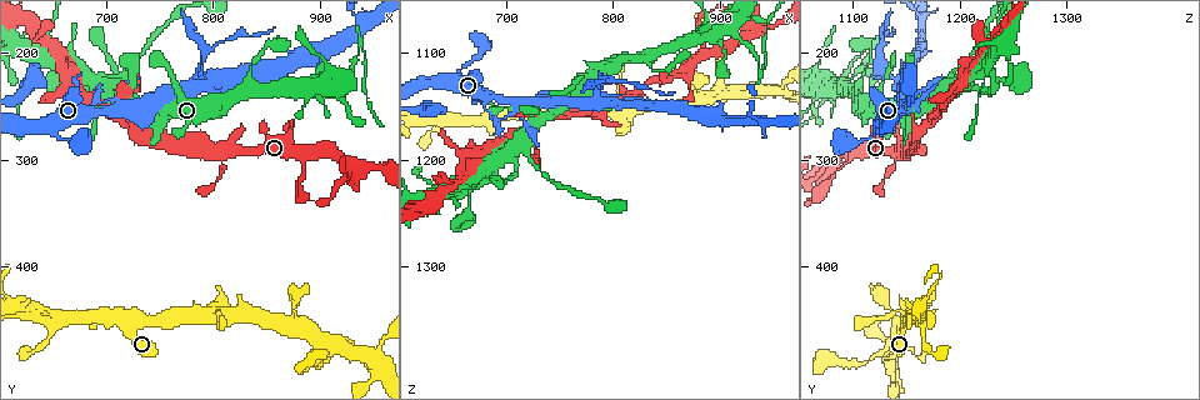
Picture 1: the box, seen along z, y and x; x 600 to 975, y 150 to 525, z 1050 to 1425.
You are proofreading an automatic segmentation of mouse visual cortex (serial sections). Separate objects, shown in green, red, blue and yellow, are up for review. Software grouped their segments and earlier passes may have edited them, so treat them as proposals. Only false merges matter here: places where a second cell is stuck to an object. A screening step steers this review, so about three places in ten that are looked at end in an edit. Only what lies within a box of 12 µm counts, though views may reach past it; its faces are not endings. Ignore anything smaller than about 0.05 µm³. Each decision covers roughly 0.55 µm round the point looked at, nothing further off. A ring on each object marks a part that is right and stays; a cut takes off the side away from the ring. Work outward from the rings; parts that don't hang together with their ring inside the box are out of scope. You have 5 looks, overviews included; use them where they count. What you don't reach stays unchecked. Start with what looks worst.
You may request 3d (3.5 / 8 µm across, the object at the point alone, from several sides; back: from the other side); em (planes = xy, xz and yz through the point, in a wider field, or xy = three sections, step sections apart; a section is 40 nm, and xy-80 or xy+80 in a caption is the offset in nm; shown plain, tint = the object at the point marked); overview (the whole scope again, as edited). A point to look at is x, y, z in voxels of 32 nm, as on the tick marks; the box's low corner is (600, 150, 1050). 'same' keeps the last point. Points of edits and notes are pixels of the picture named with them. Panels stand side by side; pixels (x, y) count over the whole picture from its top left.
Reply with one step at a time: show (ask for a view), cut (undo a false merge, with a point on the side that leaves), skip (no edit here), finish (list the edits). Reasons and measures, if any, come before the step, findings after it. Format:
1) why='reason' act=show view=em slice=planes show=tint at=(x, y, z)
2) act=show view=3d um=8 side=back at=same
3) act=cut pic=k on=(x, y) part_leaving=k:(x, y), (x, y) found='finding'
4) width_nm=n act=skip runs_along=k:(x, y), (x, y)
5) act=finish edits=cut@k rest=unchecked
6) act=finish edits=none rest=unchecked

why='calibre changes' act=show view=em slice=xy step=2 show=tint at=(820, 292, 1136)

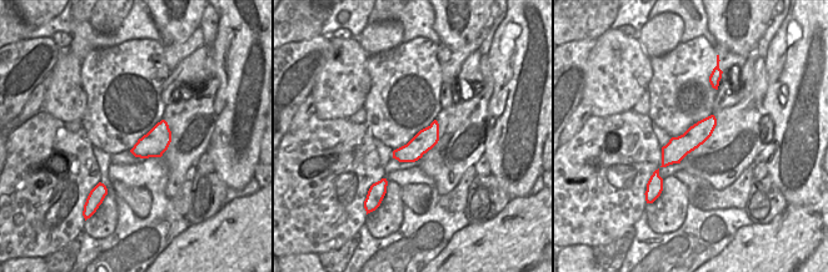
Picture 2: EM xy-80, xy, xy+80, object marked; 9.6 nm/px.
why='wider look' act=show view=3d um=3.5 side=back at=same

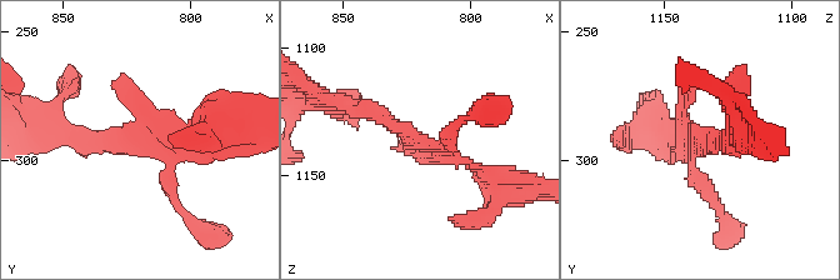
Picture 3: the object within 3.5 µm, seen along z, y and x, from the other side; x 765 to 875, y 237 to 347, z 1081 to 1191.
act=skip runs_along=3:(344, 104), (378, 113), (489, 176) found='all the same cell'

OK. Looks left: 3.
why='abrupt turn' act=show view=3d um=3.5 side=back at=(648, 190, 1228)

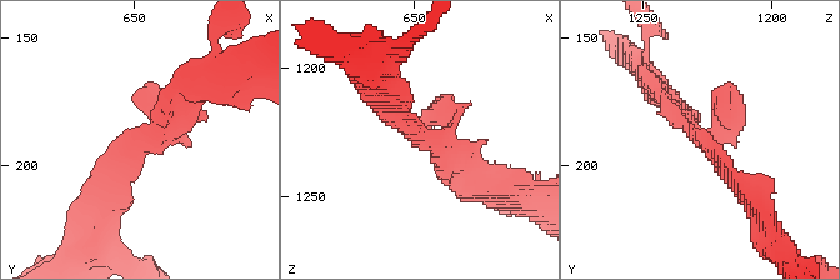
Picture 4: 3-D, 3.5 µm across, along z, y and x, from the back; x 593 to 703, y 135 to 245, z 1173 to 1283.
act=show view=em slice=xy step=3 show=tint at=(648, 191, 1226)

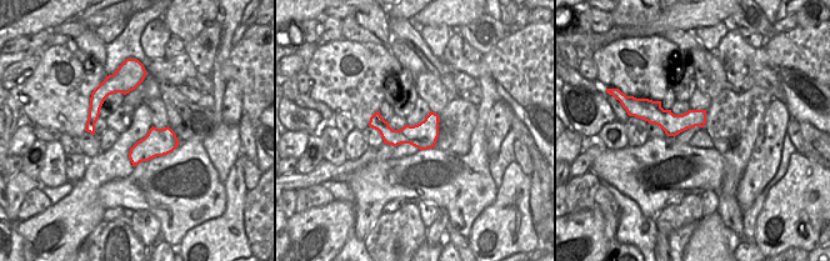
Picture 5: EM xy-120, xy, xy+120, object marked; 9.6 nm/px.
act=skip runs_along=5:(645, 114), (666, 120), (703, 120) found='one cell here'

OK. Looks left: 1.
act=finish edits=none rest=unchecked

